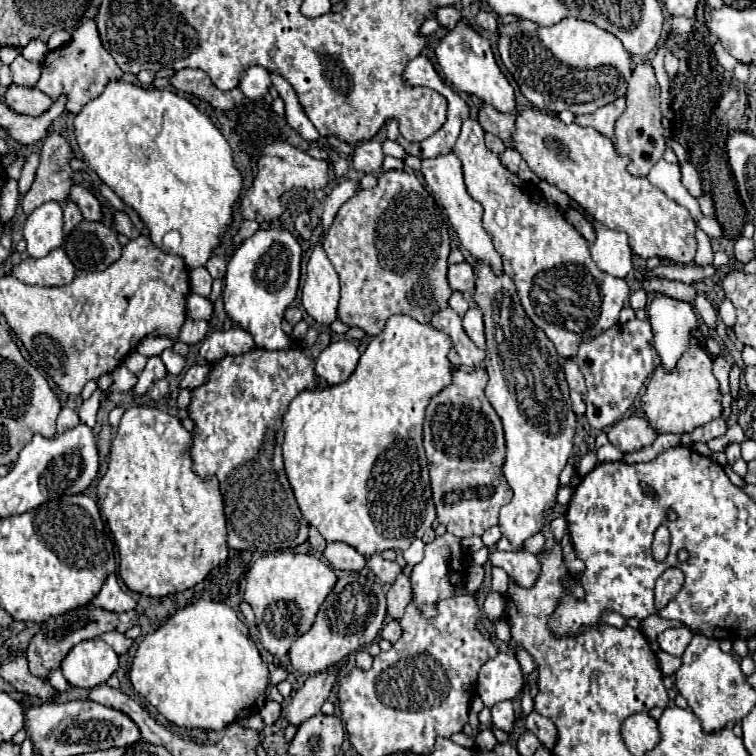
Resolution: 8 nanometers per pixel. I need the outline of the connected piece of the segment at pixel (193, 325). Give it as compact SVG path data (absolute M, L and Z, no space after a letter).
M186 318L182 330L180 330L180 340L186 342L186 344L198 344L206 338L208 334L208 322L204 320L192 320L192 318Z

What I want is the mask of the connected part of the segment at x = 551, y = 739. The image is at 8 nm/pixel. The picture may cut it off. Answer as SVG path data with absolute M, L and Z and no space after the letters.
M530 712L526 718L526 728L540 740L540 744L544 748L548 748L550 752L554 750L554 744L558 740L558 730L550 718L546 718L538 712Z

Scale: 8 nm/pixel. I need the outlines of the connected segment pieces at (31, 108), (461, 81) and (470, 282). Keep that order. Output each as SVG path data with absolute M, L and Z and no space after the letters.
M12 84L6 90L4 102L18 114L28 114L28 116L40 116L52 106L52 98L40 92L38 88L22 88L16 84Z
M460 22L454 30L450 30L436 46L436 58L438 58L438 64L442 66L446 80L456 90L480 98L482 102L494 106L498 112L504 112L504 114L516 112L516 90L508 82L508 78L502 74L490 42L482 38L478 32L474 32L470 26Z
M466 260L460 264L452 264L448 268L448 282L458 292L470 292L474 288L474 282L476 282L472 264L468 264Z

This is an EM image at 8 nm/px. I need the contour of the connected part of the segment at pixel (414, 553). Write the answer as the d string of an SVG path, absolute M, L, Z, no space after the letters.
M416 538L416 540L410 544L410 548L402 552L406 564L408 564L408 566L416 566L416 564L422 560L422 550L424 550L424 542L422 542L420 538Z

